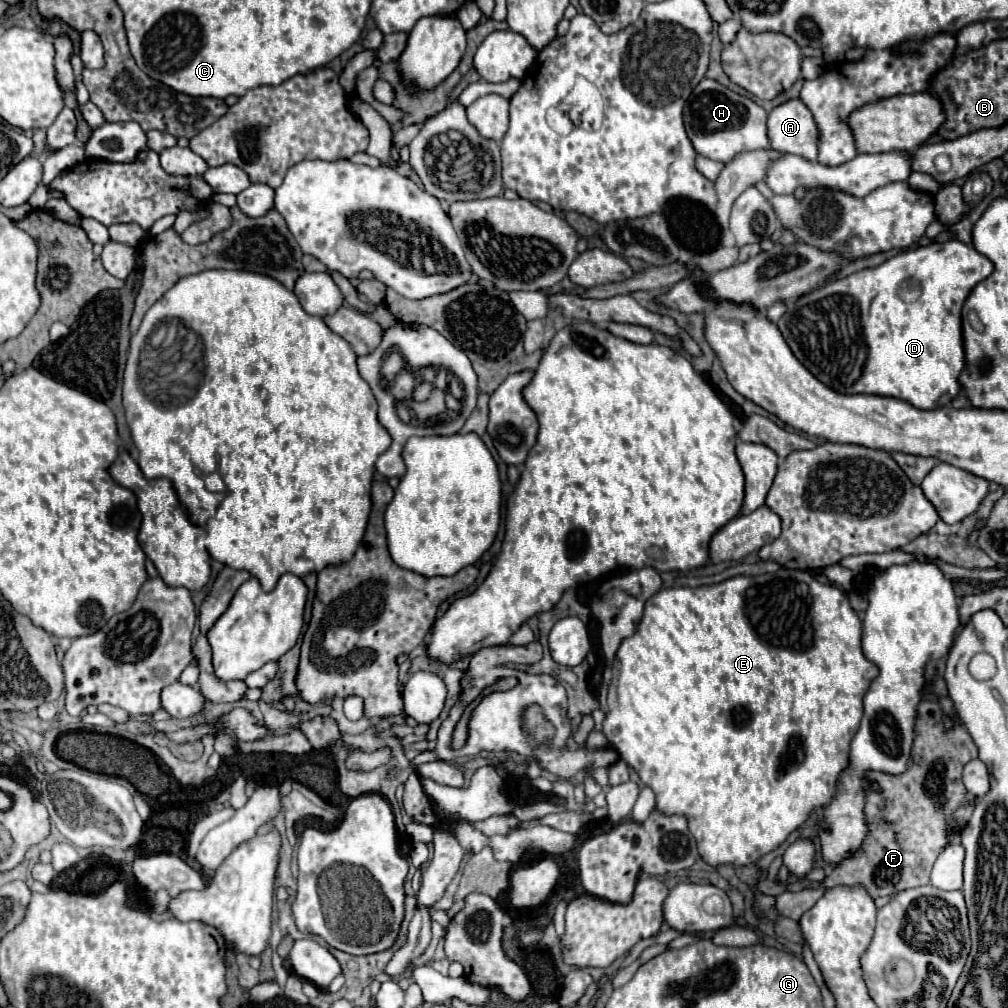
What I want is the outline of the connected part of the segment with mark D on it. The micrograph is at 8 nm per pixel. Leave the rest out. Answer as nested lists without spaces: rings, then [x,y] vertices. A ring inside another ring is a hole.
[[[949,240],[949,242],[933,242],[929,246],[919,246],[915,250],[907,250],[907,252],[899,252],[897,256],[893,256],[891,260],[875,266],[875,268],[863,268],[855,274],[849,274],[845,278],[837,278],[829,284],[825,284],[823,288],[805,294],[803,298],[797,300],[795,306],[789,306],[789,310],[781,316],[781,320],[777,322],[785,342],[789,344],[789,348],[793,350],[793,354],[797,356],[797,360],[823,384],[827,384],[829,388],[833,388],[835,392],[841,394],[877,394],[877,396],[893,396],[899,400],[905,400],[909,404],[913,404],[915,408],[921,410],[935,410],[935,408],[943,408],[947,406],[959,392],[959,374],[963,370],[963,362],[965,362],[965,352],[963,352],[963,336],[961,336],[961,308],[969,296],[969,292],[975,288],[975,284],[979,284],[983,278],[987,278],[993,272],[993,262],[979,254],[973,246],[963,244],[961,240]]]

